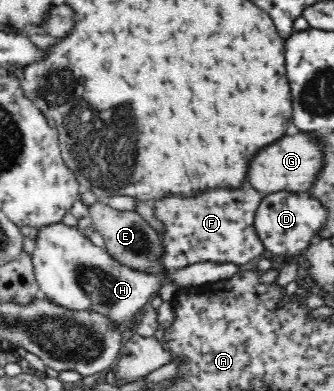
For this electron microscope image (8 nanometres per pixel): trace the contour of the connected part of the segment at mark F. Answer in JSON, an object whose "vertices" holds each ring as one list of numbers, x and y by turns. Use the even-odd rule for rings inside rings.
{"vertices":[[251,187,233,194,221,194,221,190,217,190,217,194,202,194,188,200,169,197,152,204,156,216,166,225,163,235,168,252,164,262,168,268,178,270,200,262,240,266,263,254,261,241,257,240,253,228,253,216,263,195]]}

